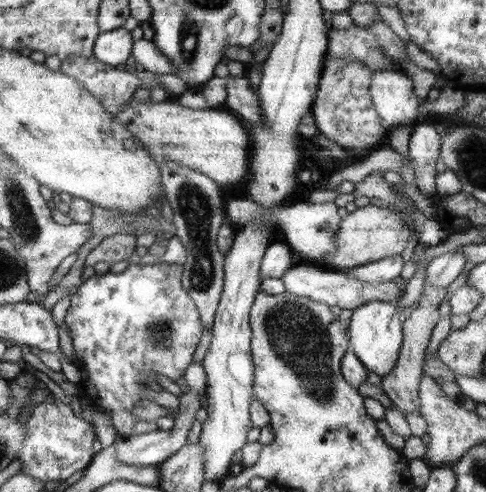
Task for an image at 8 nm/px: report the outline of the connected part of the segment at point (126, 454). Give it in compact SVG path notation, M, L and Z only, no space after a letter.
M194 361L194 366L190 367L183 377L186 385L190 390L186 394L182 393L180 398L180 407L178 414L174 419L174 427L170 431L162 431L158 429L155 432L148 432L147 434L140 434L132 437L119 437L114 446L116 446L117 459L121 463L137 466L137 467L152 467L157 466L161 462L167 461L173 454L176 454L182 447L186 445L187 437L195 421L195 416L201 407L202 396L206 391L206 372L204 366Z

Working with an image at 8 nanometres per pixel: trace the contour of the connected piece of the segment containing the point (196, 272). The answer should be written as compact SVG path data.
M176 162L162 164L161 173L165 188L165 197L174 215L172 224L175 229L175 235L180 238L188 251L188 258L183 264L181 283L195 302L203 327L209 329L214 322L215 312L223 291L223 262L225 256L219 251L219 246L216 244L216 237L219 235L220 227L223 225L223 220L225 219L226 196L220 192L222 188L220 188L221 185L217 182L208 178L205 174L192 171L190 168L184 168L184 166L178 166Z

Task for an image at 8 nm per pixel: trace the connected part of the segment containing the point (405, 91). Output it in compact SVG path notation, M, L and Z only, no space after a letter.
M374 70L373 104L388 127L413 125L421 121L417 115L422 100L414 93L412 79L399 70Z

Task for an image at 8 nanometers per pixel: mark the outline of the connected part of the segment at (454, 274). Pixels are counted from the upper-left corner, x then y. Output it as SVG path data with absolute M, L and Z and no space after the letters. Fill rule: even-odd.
M459 247L432 258L426 267L425 284L434 289L442 289L452 284L464 270L466 257Z

